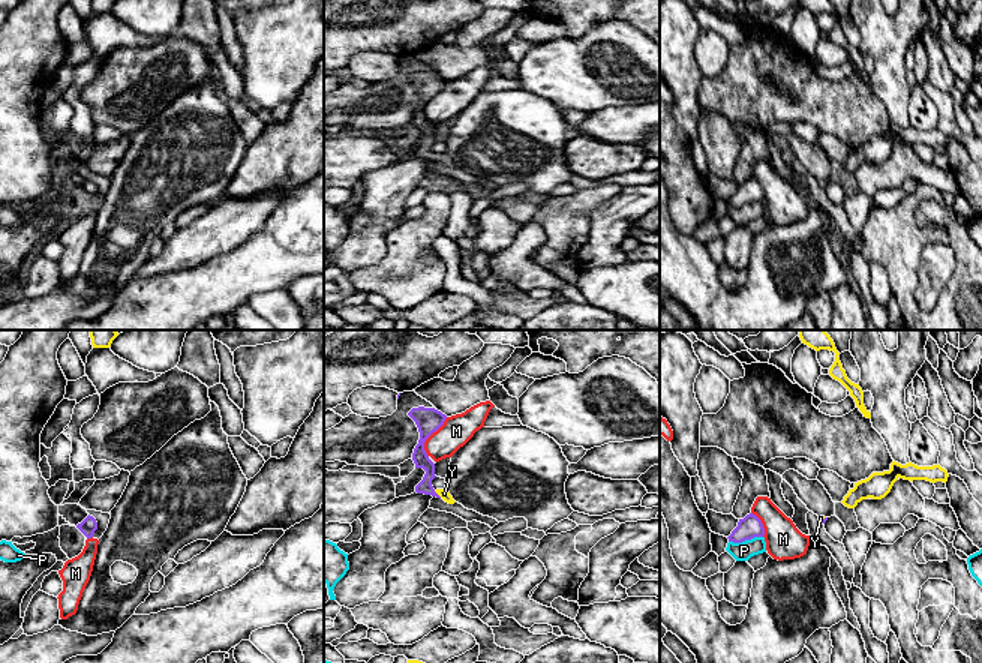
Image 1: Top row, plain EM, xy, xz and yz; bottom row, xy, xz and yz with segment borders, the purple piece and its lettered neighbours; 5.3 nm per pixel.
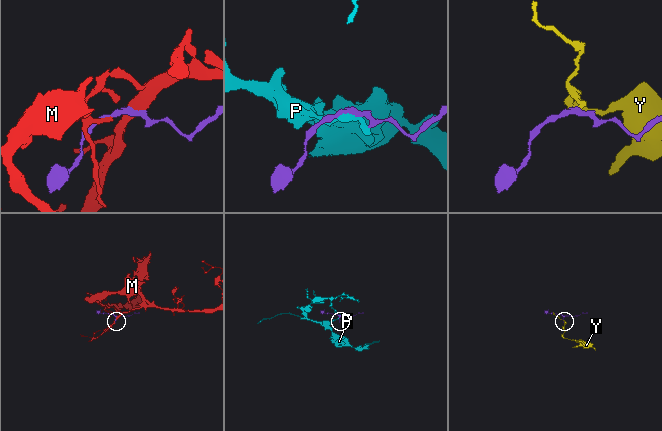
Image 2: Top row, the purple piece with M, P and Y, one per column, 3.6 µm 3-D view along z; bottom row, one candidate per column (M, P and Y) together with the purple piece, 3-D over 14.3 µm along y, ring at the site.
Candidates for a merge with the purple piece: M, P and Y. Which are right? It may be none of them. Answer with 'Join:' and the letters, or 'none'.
Join: Y

